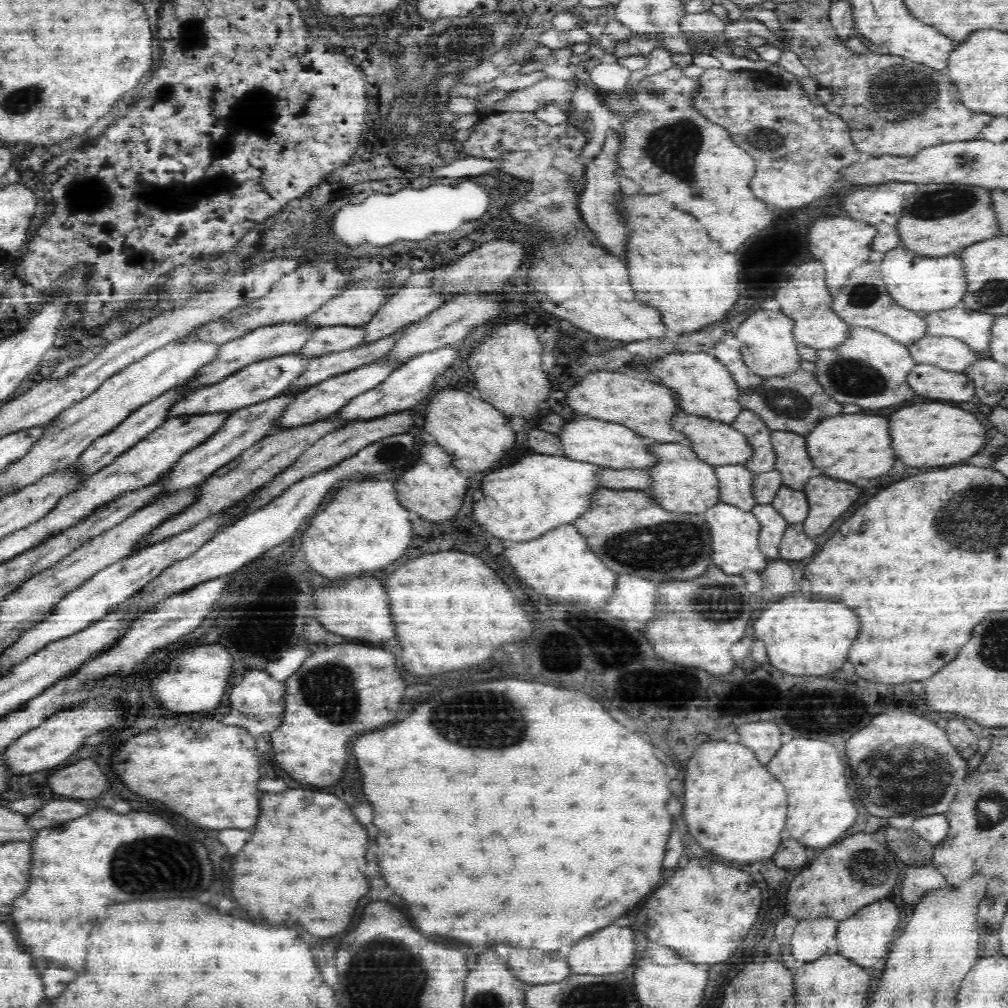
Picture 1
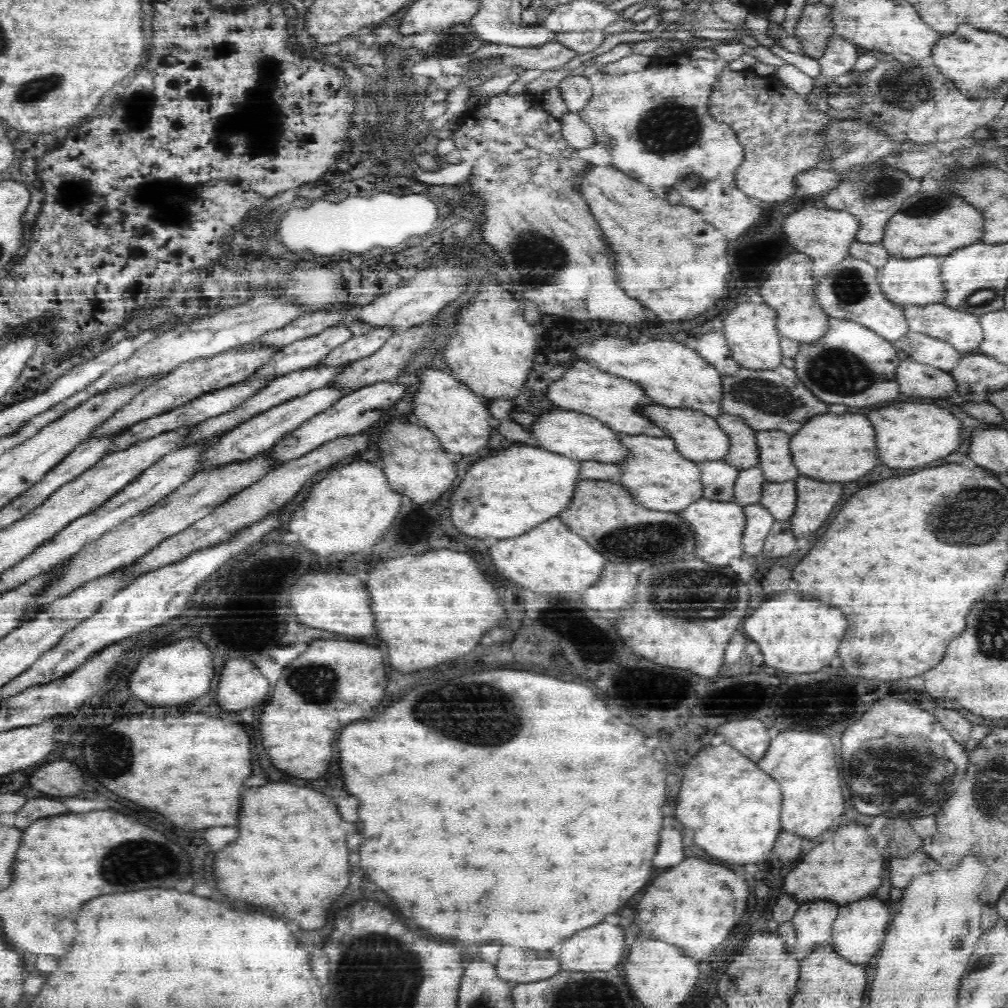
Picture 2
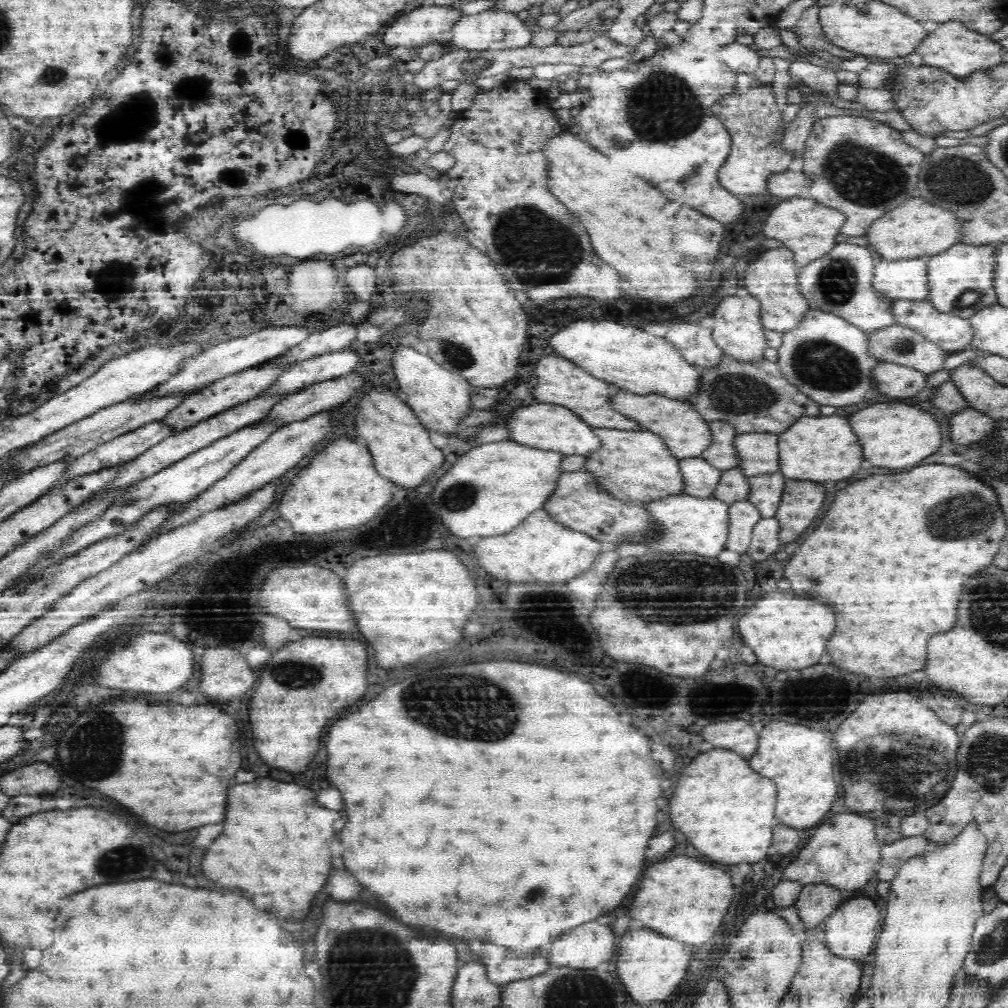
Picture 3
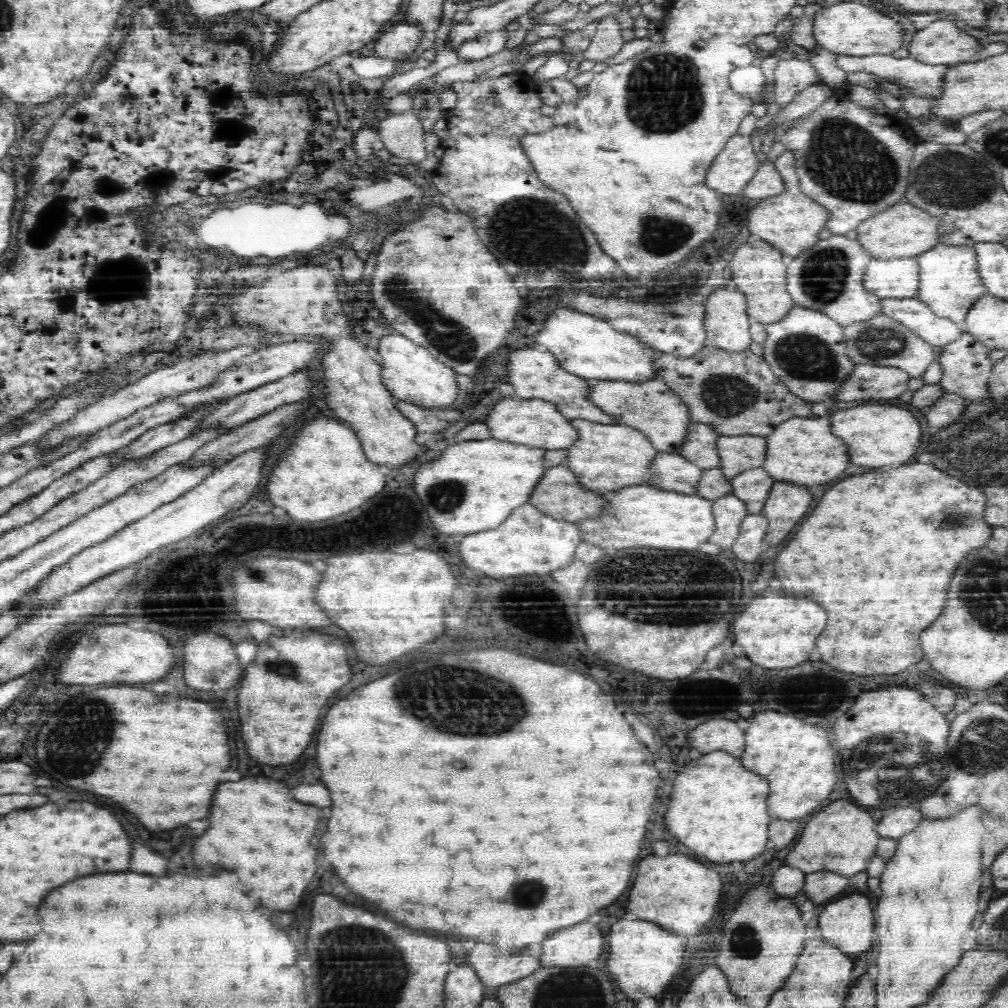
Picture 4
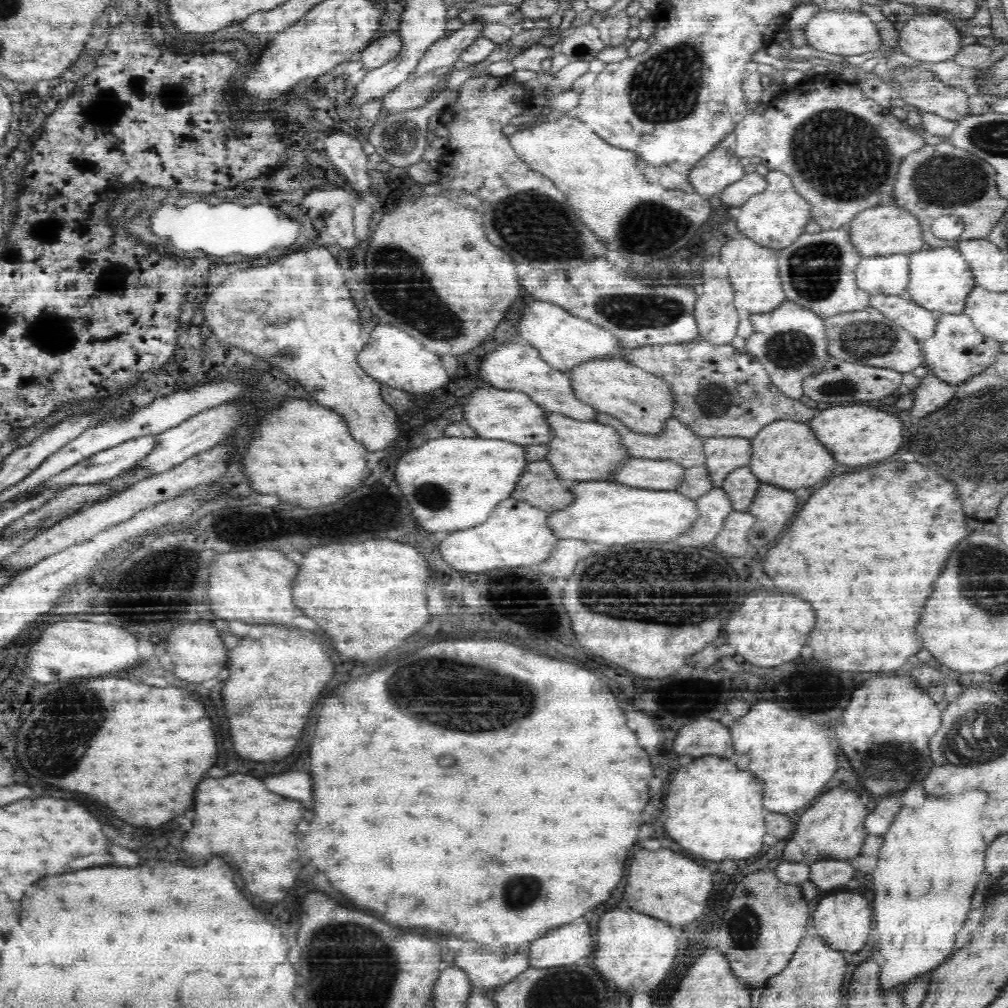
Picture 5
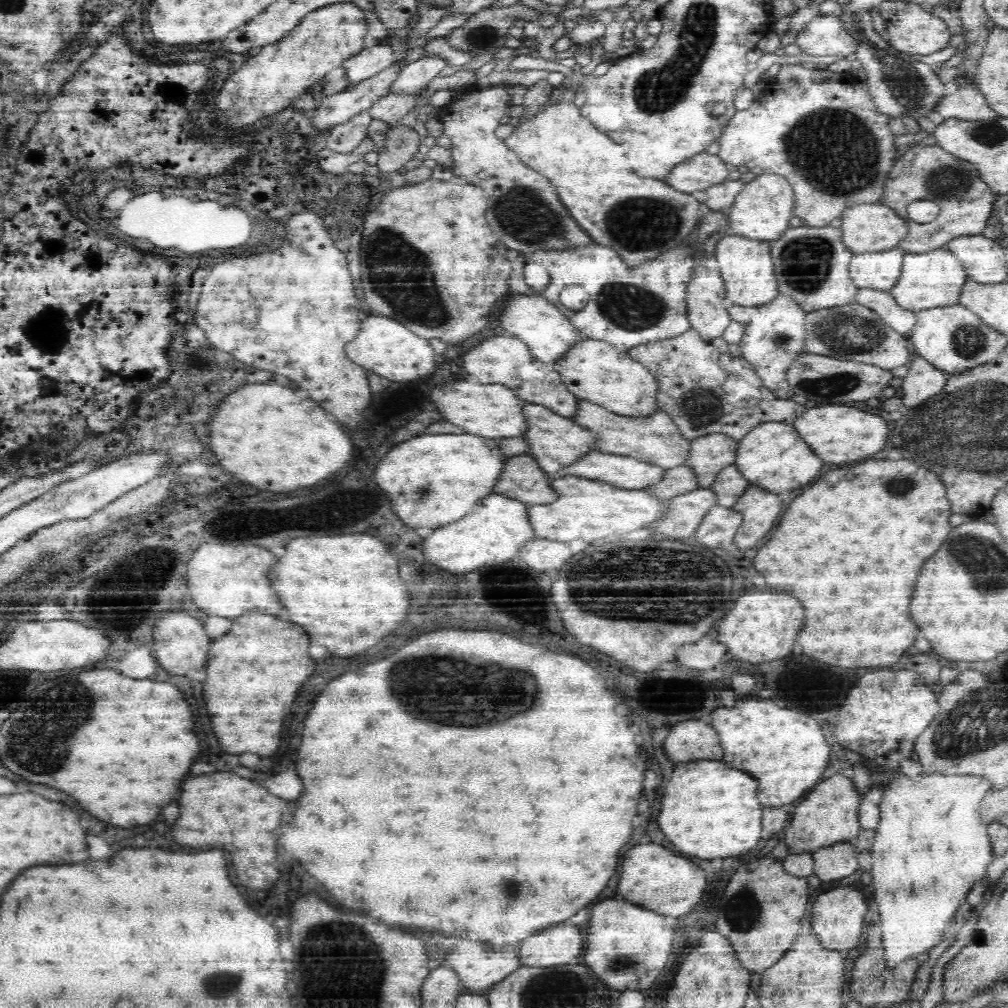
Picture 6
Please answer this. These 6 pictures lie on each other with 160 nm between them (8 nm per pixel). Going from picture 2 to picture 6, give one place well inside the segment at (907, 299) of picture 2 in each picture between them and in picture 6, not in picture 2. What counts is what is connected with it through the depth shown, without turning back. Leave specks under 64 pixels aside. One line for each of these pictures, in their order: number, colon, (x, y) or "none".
3: (905, 278)
4: (898, 277)
5: (886, 273)
6: (879, 269)

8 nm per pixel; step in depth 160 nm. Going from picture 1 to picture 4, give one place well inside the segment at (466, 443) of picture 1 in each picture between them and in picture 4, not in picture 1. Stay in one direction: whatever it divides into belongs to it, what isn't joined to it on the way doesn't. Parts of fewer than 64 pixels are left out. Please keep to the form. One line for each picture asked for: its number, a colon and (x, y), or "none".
2: (456, 415)
3: (438, 397)
4: (410, 373)

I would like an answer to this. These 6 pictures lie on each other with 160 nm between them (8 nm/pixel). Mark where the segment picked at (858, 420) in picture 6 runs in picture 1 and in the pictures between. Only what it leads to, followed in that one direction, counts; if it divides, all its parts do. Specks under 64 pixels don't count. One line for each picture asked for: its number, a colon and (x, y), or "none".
1: (914, 428)
2: (910, 434)
3: (895, 435)
4: (875, 435)
5: (854, 434)

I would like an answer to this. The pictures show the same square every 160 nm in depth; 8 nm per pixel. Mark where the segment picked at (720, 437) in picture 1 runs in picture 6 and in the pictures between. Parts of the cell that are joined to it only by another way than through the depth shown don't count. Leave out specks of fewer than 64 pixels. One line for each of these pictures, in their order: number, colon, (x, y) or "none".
2: (696, 435)
3: (684, 433)
4: (649, 405)
5: (609, 382)
6: (595, 370)

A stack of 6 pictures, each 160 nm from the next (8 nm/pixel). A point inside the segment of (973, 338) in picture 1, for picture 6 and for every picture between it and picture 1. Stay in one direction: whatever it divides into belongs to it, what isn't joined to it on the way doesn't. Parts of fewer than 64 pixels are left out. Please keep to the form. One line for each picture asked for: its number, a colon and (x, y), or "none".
2: (961, 331)
3: (950, 333)
4: (912, 314)
5: (917, 321)
6: (880, 302)

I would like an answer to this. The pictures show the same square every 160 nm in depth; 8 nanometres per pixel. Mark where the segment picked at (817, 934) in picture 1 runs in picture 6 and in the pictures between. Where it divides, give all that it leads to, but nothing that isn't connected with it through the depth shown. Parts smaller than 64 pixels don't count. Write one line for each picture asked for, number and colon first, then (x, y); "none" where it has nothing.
2: (813, 921)
3: (817, 900)
4: (820, 886)
5: (827, 873)
6: (838, 860)

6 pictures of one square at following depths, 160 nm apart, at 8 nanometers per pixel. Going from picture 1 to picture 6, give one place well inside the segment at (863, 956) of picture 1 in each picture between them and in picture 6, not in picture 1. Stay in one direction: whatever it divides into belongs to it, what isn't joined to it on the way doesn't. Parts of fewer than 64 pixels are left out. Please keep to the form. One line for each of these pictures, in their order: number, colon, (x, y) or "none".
2: (859, 927)
3: (851, 930)
4: (848, 922)
5: (843, 920)
6: (837, 914)

